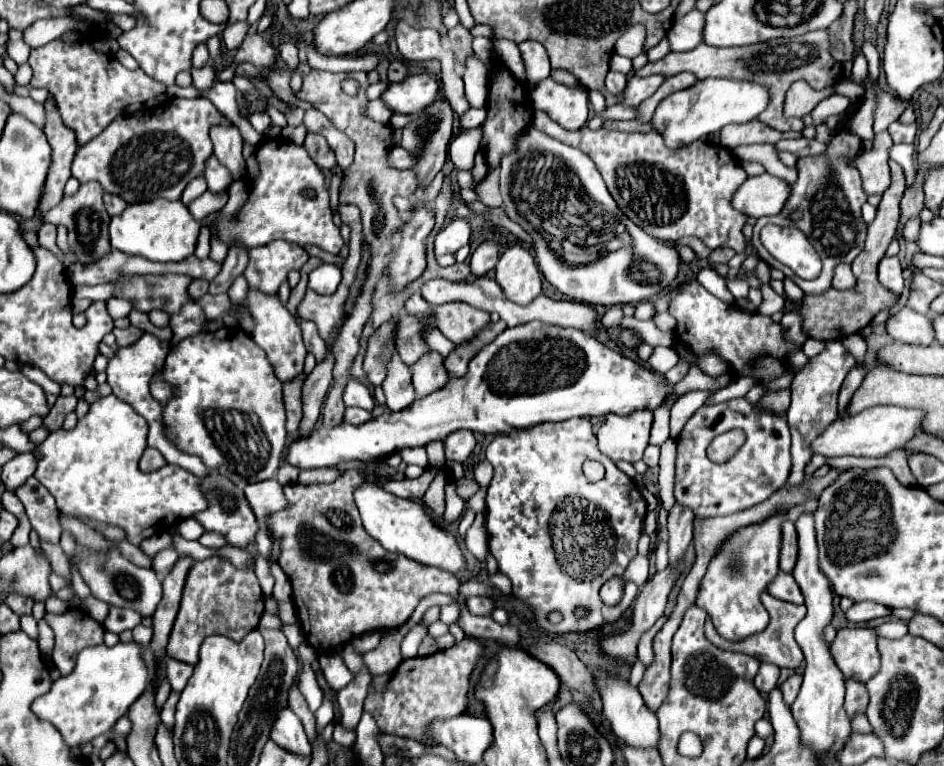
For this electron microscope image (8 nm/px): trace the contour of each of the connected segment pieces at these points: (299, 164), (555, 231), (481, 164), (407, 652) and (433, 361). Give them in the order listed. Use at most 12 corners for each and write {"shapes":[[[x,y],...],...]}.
{"shapes":[[[265,141],[245,207],[211,229],[245,247],[343,247],[325,175]],[[533,125],[503,155],[507,217],[569,299],[639,303],[679,251],[619,211],[585,153]],[[475,155],[473,177],[483,181],[487,175],[485,155]],[[417,623],[401,641],[401,657],[415,657],[427,627]],[[437,351],[421,355],[413,369],[419,397],[449,381]]]}

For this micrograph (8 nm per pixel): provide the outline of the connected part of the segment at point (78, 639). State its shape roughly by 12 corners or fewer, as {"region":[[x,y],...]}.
{"region":[[81,609],[43,619],[55,633],[51,661],[73,671],[81,649],[103,643],[103,625]]}

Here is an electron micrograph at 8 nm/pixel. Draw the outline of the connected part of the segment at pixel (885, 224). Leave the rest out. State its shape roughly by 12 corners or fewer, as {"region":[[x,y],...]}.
{"region":[[891,167],[855,257],[857,287],[803,299],[803,327],[813,339],[843,339],[897,303],[877,281],[899,223],[903,167]]}

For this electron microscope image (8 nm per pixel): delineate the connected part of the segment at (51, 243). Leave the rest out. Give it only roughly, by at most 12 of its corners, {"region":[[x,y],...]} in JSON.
{"region":[[57,226],[39,229],[39,245],[50,250],[63,263],[64,255],[56,245]]}

